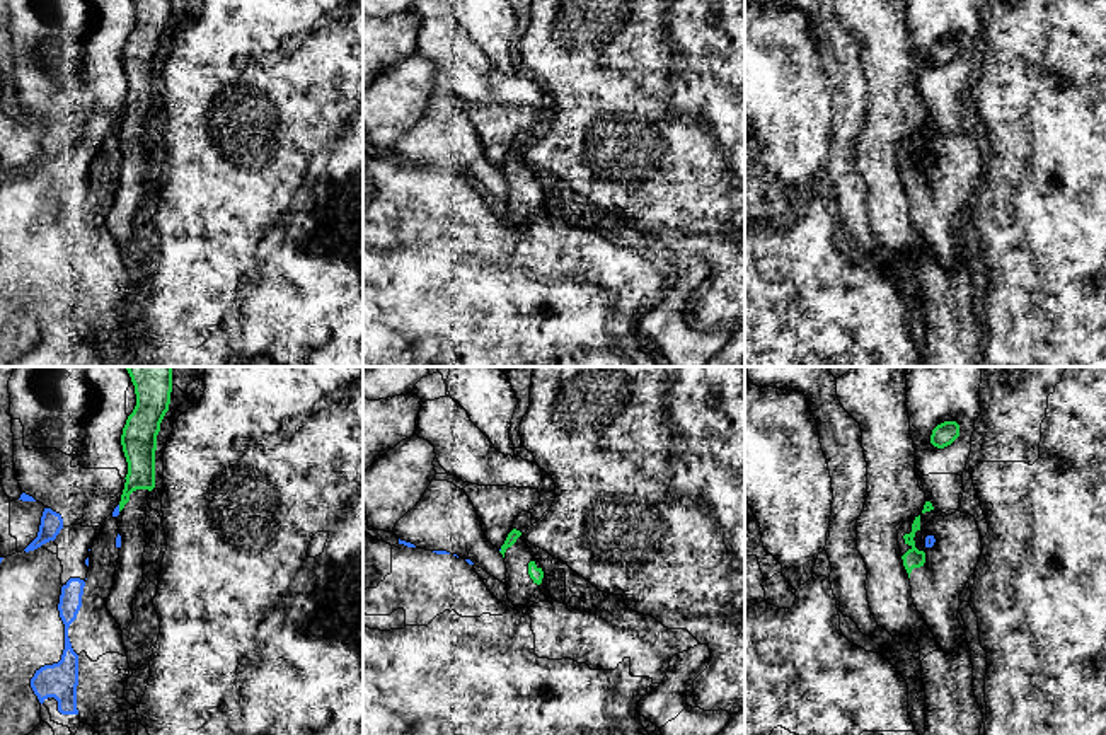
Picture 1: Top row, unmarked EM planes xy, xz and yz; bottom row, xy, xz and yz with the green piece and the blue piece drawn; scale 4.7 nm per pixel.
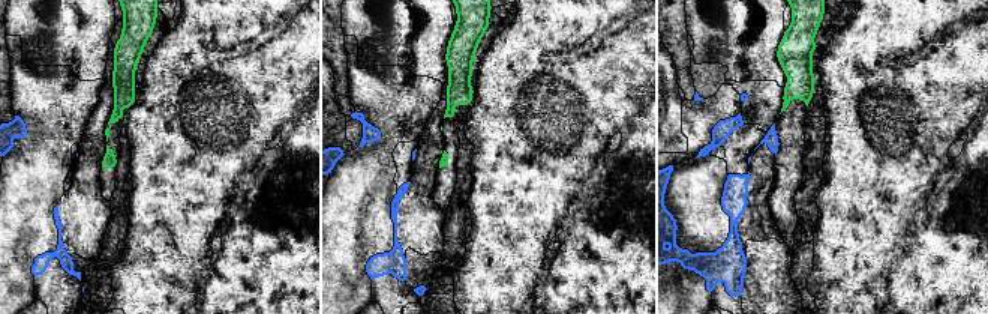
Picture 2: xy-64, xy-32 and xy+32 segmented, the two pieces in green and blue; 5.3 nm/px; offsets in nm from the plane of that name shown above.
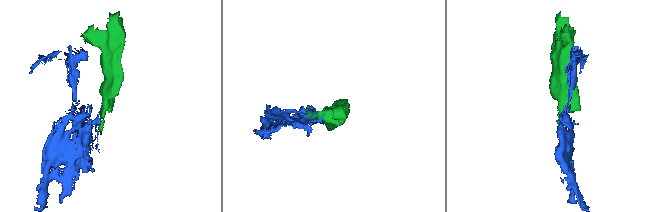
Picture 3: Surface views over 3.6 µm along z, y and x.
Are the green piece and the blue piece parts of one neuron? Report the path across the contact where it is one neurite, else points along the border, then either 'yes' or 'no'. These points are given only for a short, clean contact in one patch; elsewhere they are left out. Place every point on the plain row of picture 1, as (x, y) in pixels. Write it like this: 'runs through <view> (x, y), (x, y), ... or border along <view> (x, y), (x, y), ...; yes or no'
border along xy (118, 123), (120, 128); no

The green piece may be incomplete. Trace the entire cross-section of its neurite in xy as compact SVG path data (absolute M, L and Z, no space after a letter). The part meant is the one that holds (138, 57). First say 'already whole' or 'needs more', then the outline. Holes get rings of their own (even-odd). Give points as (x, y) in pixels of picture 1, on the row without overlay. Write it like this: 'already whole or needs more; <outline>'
needs more; M133 0L136 24L121 53L128 92L119 119L118 145L121 153L114 203L107 229L121 249L133 237L133 218L143 200L143 171L147 164L147 124L155 106L155 68L160 41L169 29L172 0Z

